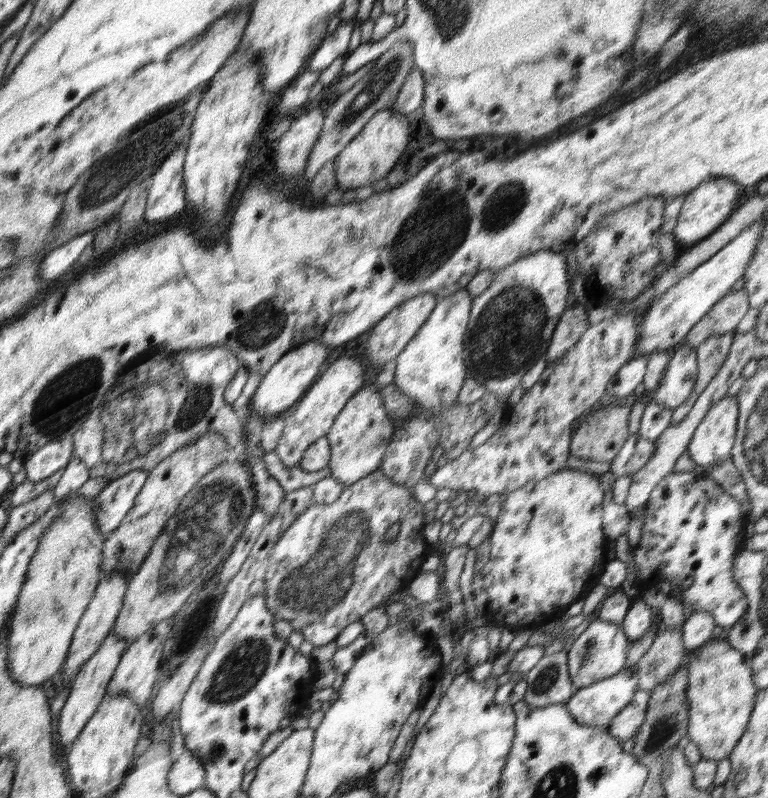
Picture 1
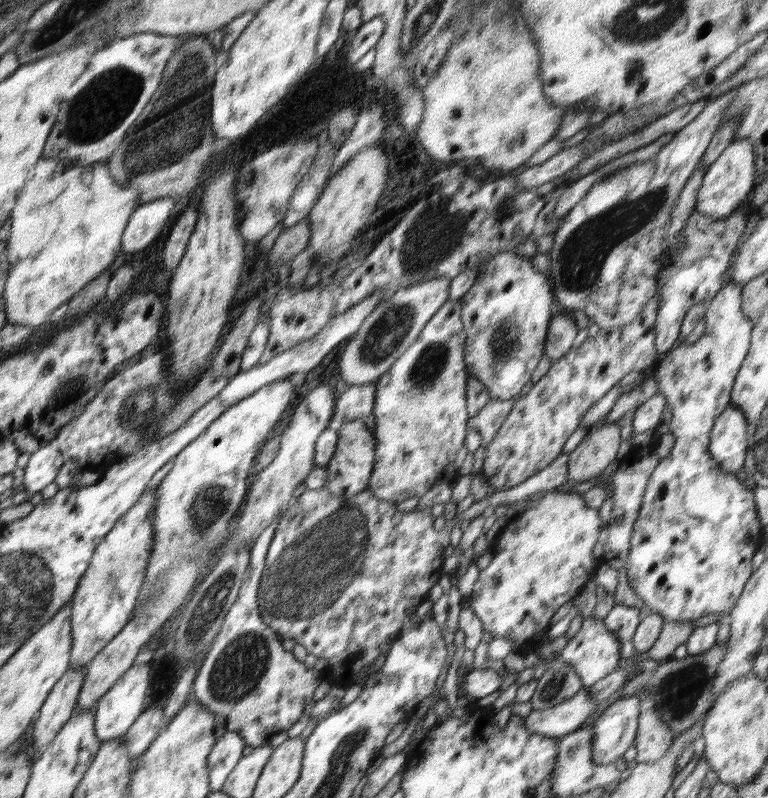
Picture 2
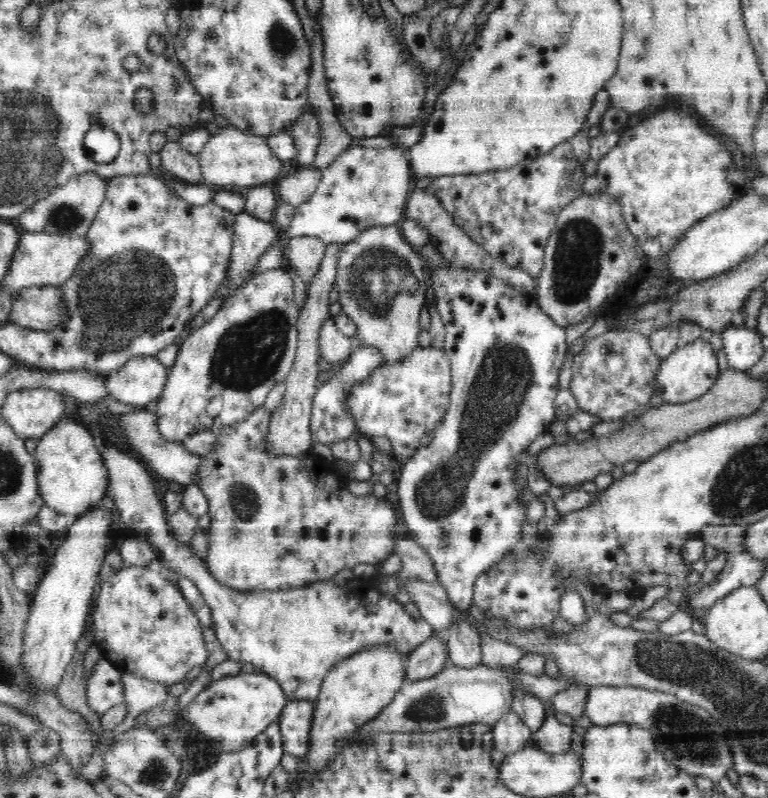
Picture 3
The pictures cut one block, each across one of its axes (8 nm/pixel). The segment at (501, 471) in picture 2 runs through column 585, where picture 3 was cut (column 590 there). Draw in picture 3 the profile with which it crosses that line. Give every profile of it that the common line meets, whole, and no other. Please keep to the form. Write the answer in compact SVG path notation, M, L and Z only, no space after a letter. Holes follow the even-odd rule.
M608 330L588 340L574 356L569 389L579 410L593 414L600 421L630 418L631 412L640 406L648 406L654 394L654 380L660 362L648 336L634 330Z

